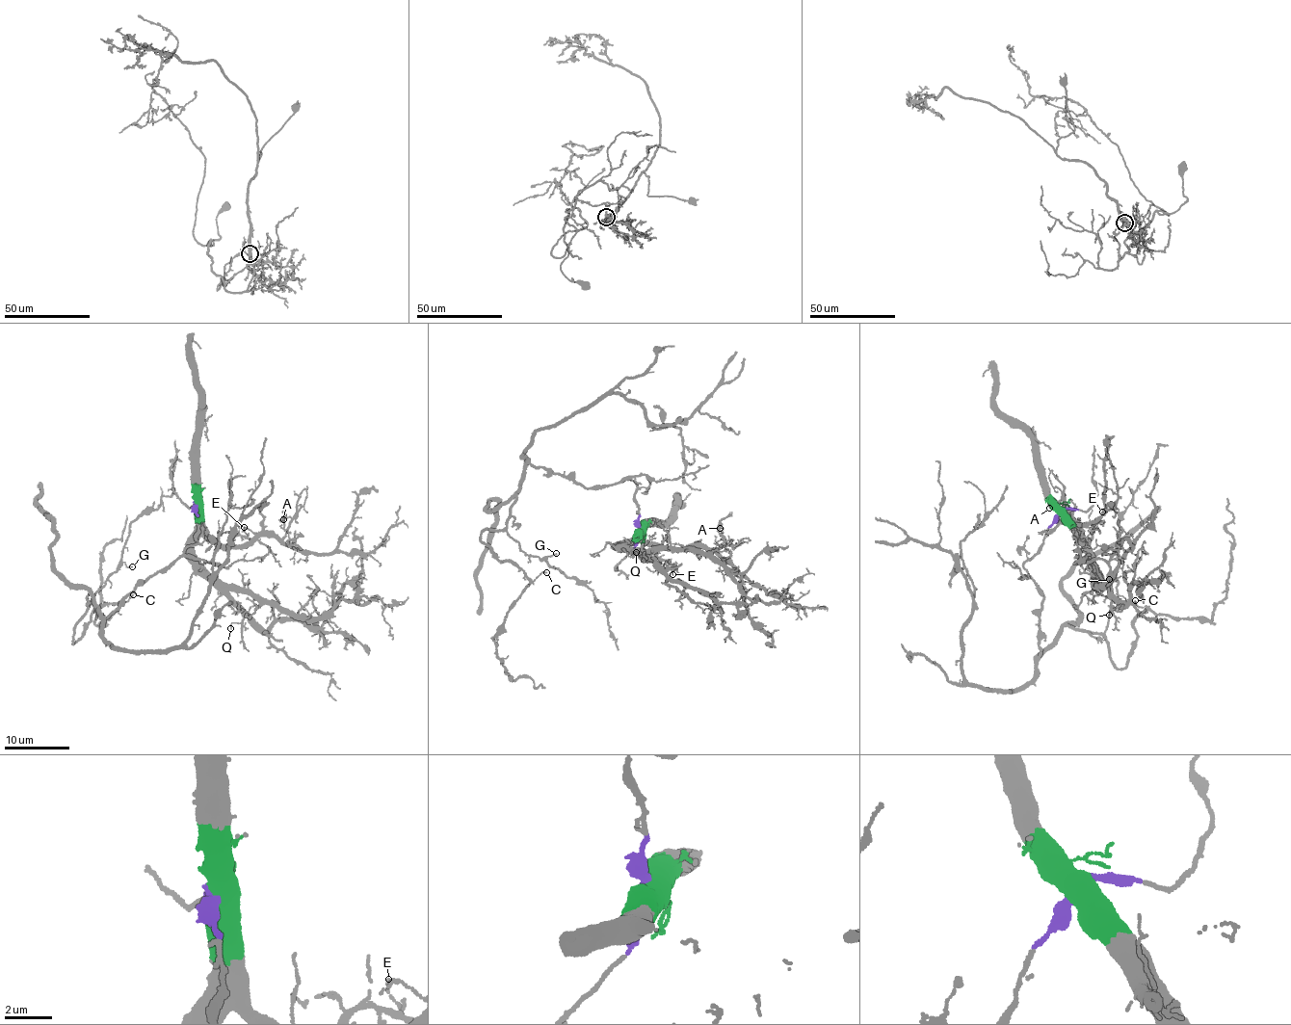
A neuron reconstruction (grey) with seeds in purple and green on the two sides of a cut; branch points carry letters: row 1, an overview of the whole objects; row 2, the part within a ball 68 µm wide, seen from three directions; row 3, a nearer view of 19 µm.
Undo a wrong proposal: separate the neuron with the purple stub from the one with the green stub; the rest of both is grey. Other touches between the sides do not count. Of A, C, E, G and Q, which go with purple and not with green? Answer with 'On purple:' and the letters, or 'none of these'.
On purple: C, G

